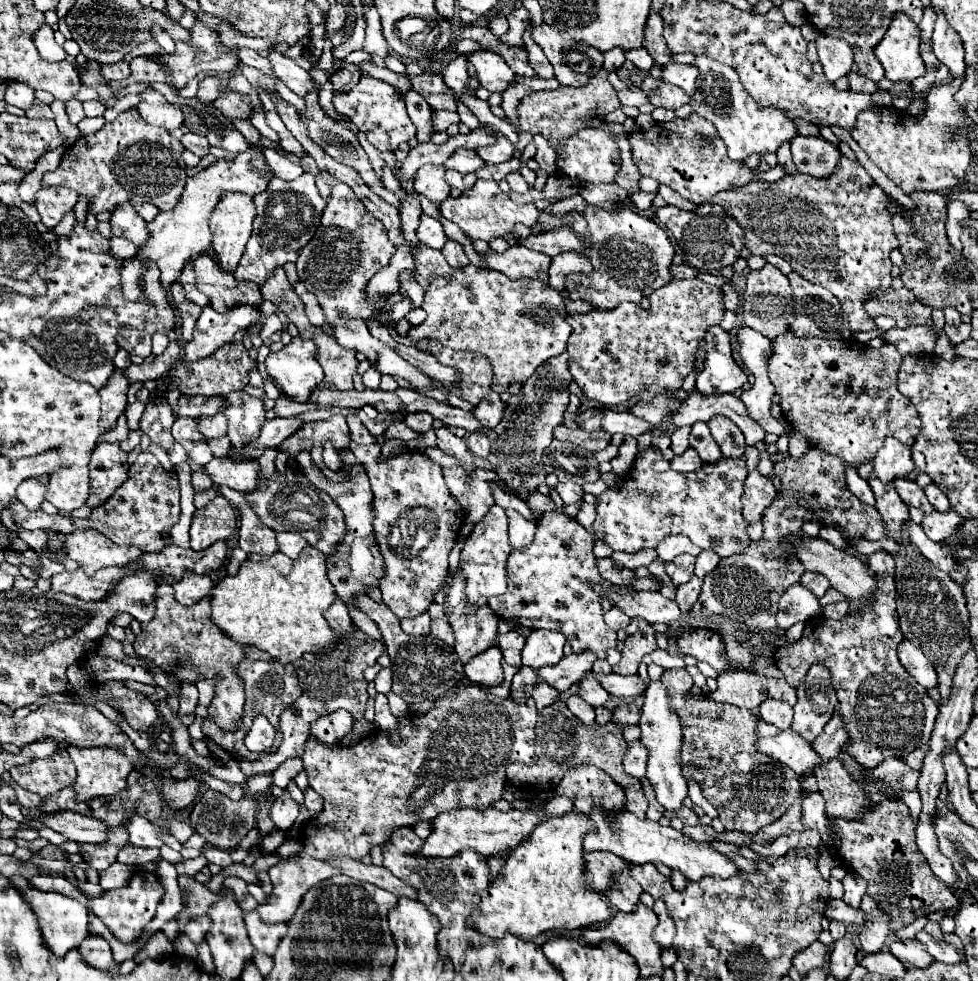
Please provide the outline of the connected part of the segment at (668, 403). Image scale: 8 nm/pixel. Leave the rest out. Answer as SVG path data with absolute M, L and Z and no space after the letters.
M657 396L651 402L641 402L635 405L628 412L637 414L637 417L653 425L659 425L670 412L676 410L680 405L681 401L670 400L667 396Z

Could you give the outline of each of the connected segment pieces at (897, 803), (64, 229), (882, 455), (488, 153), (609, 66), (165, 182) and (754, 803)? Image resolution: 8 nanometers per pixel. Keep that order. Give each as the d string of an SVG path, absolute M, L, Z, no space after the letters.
M813 792L803 802L803 822L805 828L817 828L823 836L819 850L835 850L837 858L855 874L867 880L867 894L883 908L889 916L889 932L897 932L899 928L909 926L919 916L927 916L933 912L959 908L959 900L951 894L951 890L931 872L923 854L915 844L915 822L911 812L903 800L885 800L875 806L873 812L865 814L863 820L853 822L845 818L837 818L833 824L841 832L841 840L835 844L827 842L827 826L829 820L825 816L823 796Z
M67 212L67 216L61 220L61 224L57 226L57 228L53 228L53 232L57 234L57 236L65 236L65 234L70 234L71 230L73 230L73 227L75 226L76 221L74 217L74 213Z
M887 438L883 448L877 452L873 460L873 472L869 478L877 478L881 482L891 482L893 478L905 478L913 472L913 458L909 448L899 448L895 438Z
M499 132L497 134L497 142L493 146L481 148L477 150L477 154L487 162L487 164L499 164L499 162L506 162L513 157L515 152L514 146L511 141Z
M613 48L604 53L604 63L602 68L606 71L615 71L618 67L622 66L625 61L625 51L621 48Z
M127 110L115 122L105 124L97 134L81 136L75 152L73 144L65 150L57 170L43 176L43 186L65 186L93 198L93 214L113 210L123 202L149 202L159 210L173 210L185 188L187 172L181 158L183 144L167 130L147 124L139 110Z
M683 668L667 669L661 682L669 690L671 708L681 720L681 774L701 786L703 796L717 808L719 820L727 830L755 834L763 826L779 820L801 794L799 776L785 764L779 764L755 750L757 718L745 708L713 702L688 700L693 686L690 674Z

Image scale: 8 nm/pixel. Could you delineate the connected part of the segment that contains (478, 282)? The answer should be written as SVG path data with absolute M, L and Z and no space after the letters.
M419 246L415 250L415 272L423 276L423 280L429 284L423 310L429 314L427 320L421 326L411 328L409 340L415 344L423 338L435 338L443 346L453 350L475 350L489 358L493 366L493 382L491 390L503 394L513 382L523 384L539 364L545 360L559 356L565 352L567 338L571 334L571 326L565 320L567 308L563 304L563 298L557 290L553 290L543 280L509 280L503 274L497 274L493 270L485 270L475 264L467 264L465 268L453 268L447 264L441 250L433 250L429 246Z

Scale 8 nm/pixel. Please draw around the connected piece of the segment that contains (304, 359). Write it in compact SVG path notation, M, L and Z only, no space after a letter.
M291 340L283 350L271 352L265 360L267 374L275 380L277 388L295 402L309 402L311 392L323 380L323 370L315 360L313 340Z

